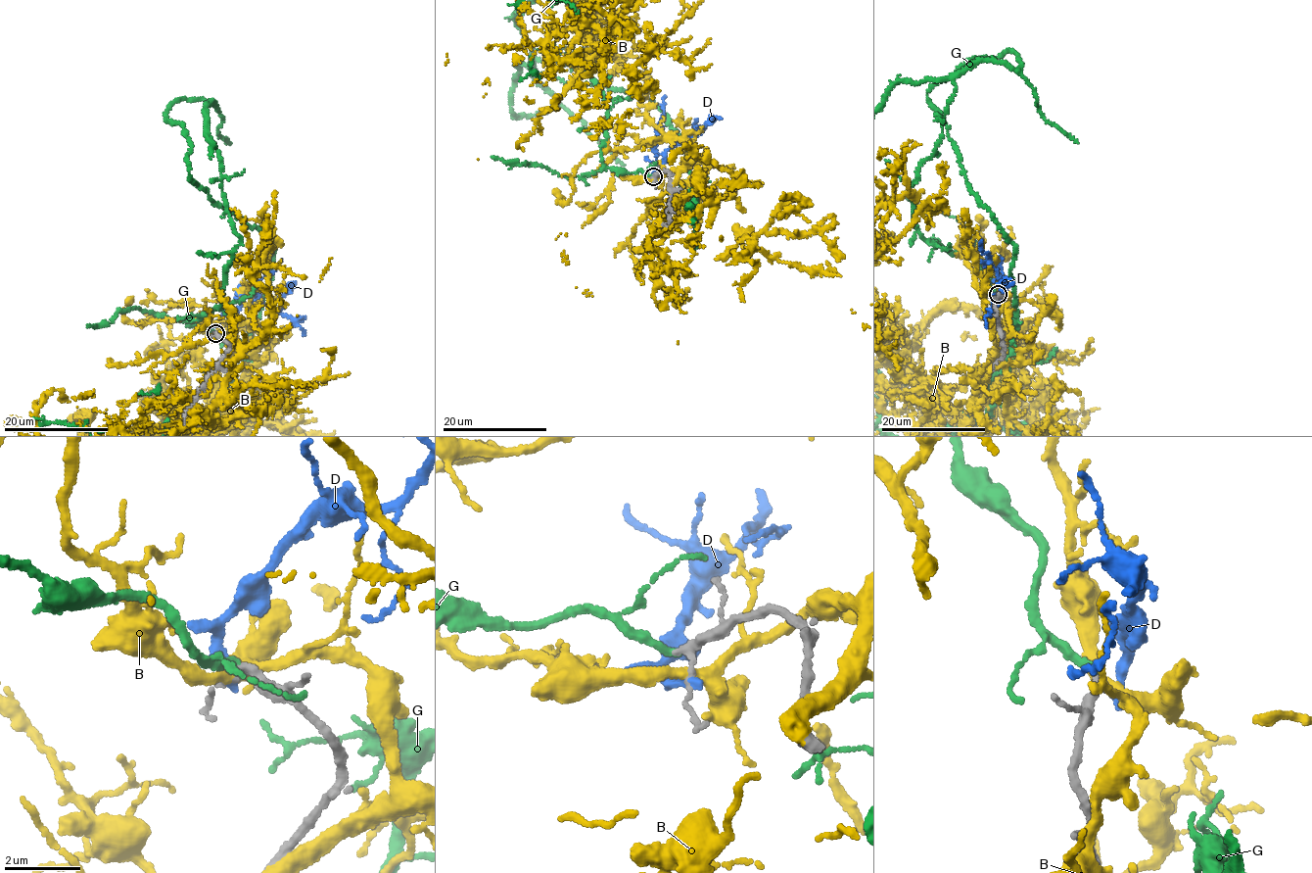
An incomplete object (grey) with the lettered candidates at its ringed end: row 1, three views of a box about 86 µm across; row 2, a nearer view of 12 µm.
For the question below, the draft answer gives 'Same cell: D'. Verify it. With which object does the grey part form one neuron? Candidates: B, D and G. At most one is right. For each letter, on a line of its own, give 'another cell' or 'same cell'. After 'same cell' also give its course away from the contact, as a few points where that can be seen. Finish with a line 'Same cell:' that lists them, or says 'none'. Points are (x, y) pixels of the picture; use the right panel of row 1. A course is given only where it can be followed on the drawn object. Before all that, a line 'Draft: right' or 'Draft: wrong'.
Draft: wrong
B: another cell
D: another cell
G: same cell; course (999, 294), (911, 186), (1010, 50), (928, 99), (1015, 246), (990, 415)
Same cell: G

